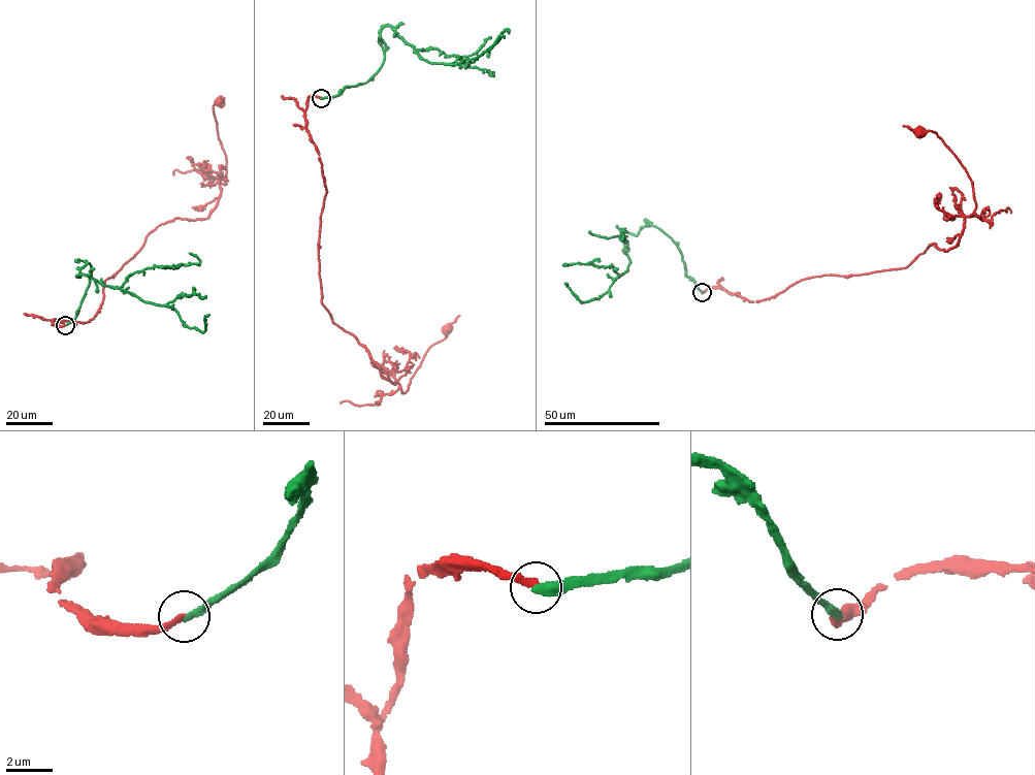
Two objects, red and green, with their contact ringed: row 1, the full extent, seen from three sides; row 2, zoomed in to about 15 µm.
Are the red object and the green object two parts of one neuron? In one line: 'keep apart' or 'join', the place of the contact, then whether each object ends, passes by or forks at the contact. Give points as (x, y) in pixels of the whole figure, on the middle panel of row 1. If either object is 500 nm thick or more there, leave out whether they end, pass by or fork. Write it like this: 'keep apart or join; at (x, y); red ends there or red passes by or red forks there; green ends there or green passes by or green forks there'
keep apart; at (321, 98); red ends there; green ends there

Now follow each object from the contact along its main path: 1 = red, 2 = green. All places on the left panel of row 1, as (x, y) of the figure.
1: (65, 324), (53, 321), (95, 317), (105, 281), (161, 224), (208, 217), (226, 172), (213, 107), (220, 100)
2: (65, 324), (86, 292), (88, 263), (76, 277), (172, 307), (188, 327), (204, 331), (209, 314)

